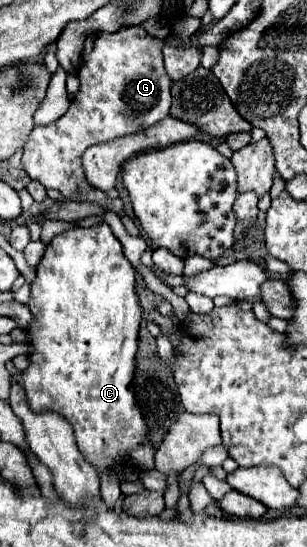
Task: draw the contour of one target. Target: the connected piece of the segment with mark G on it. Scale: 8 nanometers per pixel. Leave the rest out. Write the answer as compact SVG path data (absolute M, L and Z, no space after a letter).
M142 25L136 27L124 27L114 33L96 33L96 41L90 55L84 55L84 61L78 69L80 79L80 91L70 101L68 111L56 119L50 125L34 127L28 143L24 145L24 169L30 175L30 179L40 181L46 189L58 189L66 199L72 199L76 193L78 183L86 181L82 171L82 153L96 143L106 143L124 135L132 135L138 131L144 131L164 117L168 117L170 111L170 85L172 79L168 77L162 61L162 47L164 41L156 39L146 33Z

